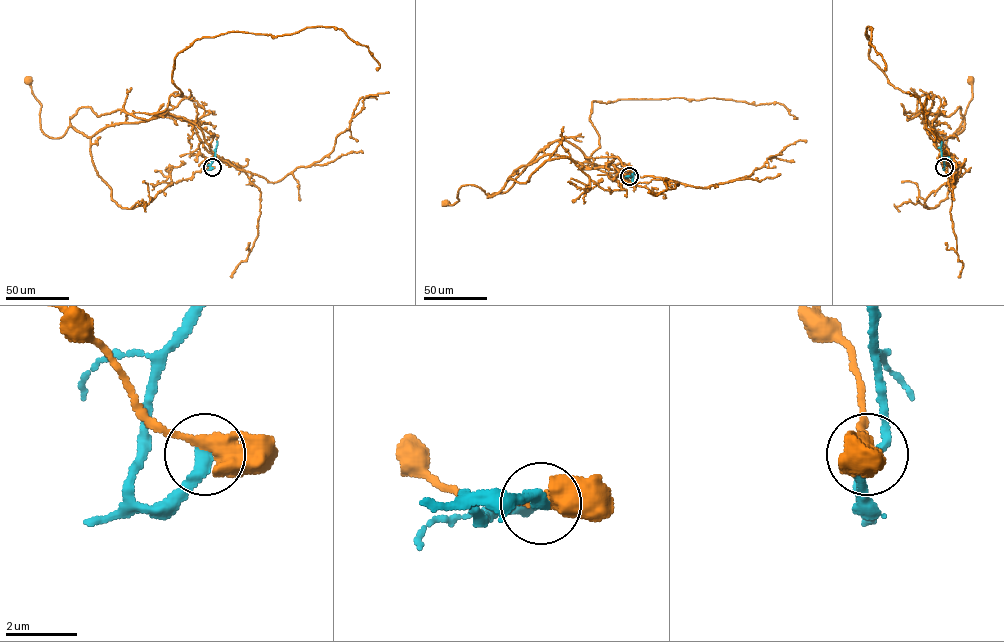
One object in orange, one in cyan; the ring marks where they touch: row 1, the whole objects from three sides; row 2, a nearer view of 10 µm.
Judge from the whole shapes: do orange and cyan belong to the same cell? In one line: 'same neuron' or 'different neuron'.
different neuron

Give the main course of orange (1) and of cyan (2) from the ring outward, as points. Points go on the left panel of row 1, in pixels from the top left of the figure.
1: (212, 167), (202, 131), (168, 112), (127, 114), (92, 136), (69, 126), (49, 137), (28, 81)
2: (212, 167), (209, 169), (217, 141)

